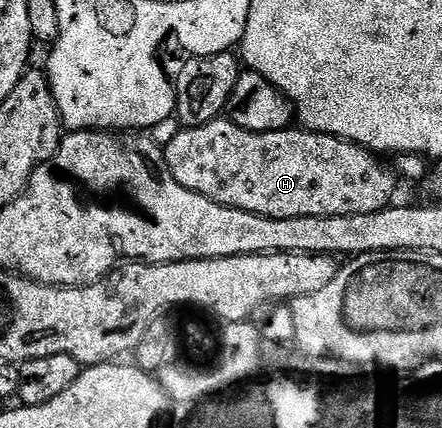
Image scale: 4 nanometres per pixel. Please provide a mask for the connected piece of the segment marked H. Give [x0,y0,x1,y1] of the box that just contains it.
[163,116,397,218]

